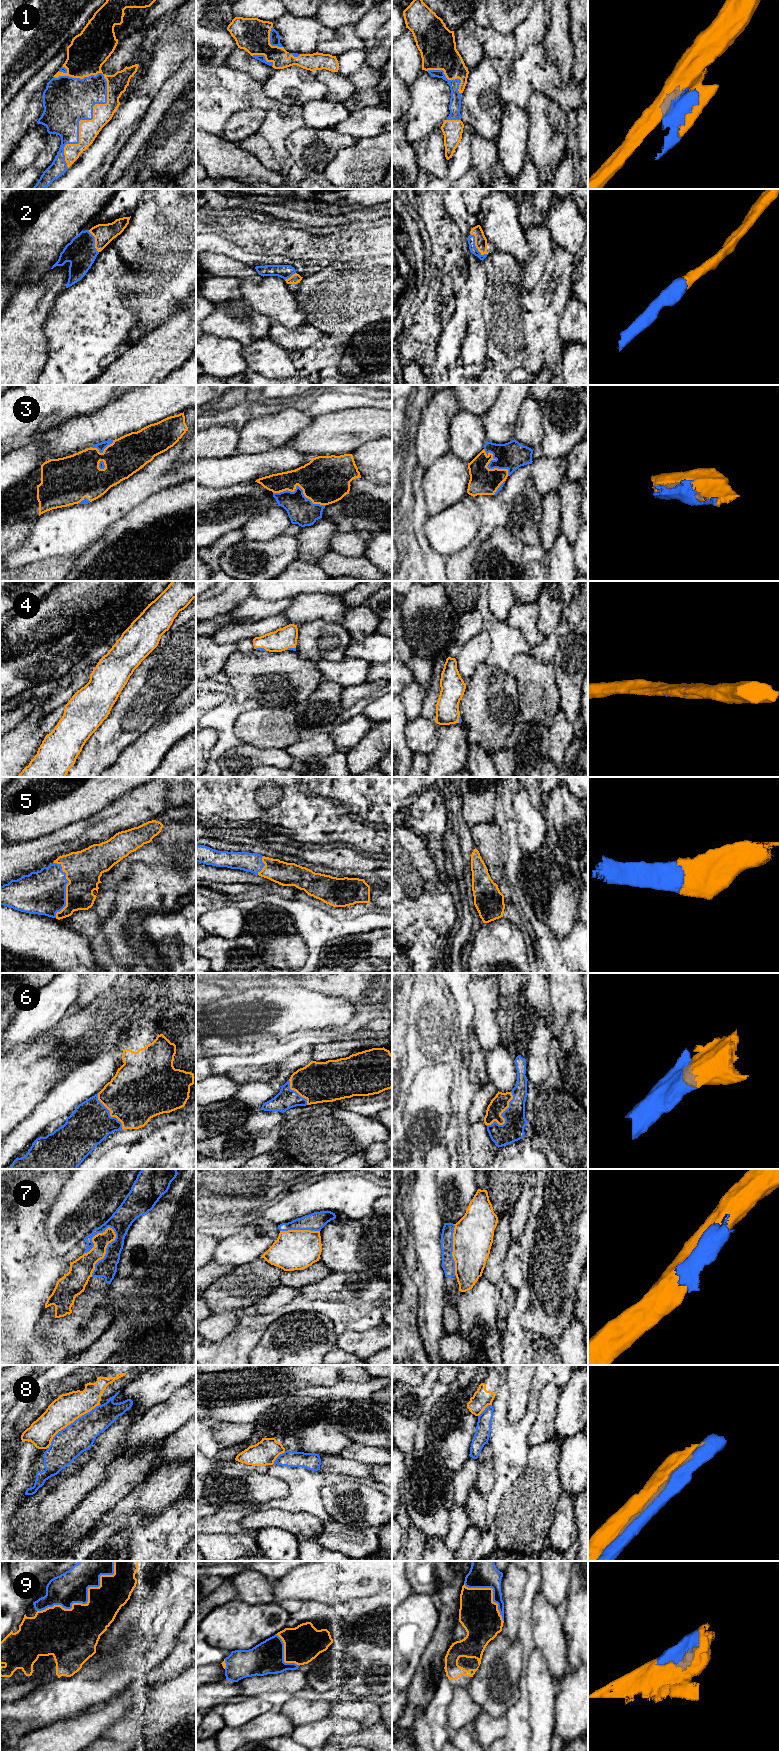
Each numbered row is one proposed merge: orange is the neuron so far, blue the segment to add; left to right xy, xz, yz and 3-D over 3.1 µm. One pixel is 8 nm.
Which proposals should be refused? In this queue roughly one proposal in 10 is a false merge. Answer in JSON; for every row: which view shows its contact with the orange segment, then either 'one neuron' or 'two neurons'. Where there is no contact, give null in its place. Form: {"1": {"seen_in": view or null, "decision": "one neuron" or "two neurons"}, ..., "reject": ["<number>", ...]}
{"1": {"seen_in": "xy", "decision": "two neurons"}, "2": {"seen_in": "yz", "decision": "one neuron"}, "3": {"seen_in": "xz", "decision": "one neuron"}, "4": {"seen_in": "xz", "decision": "one neuron"}, "5": {"seen_in": "xy", "decision": "one neuron"}, "6": {"seen_in": "yz", "decision": "one neuron"}, "7": {"seen_in": "xy", "decision": "two neurons"}, "8": {"seen_in": "xy", "decision": "two neurons"}, "9": {"seen_in": "xy", "decision": "one neuron"}, "reject": ["1", "7", "8"]}

